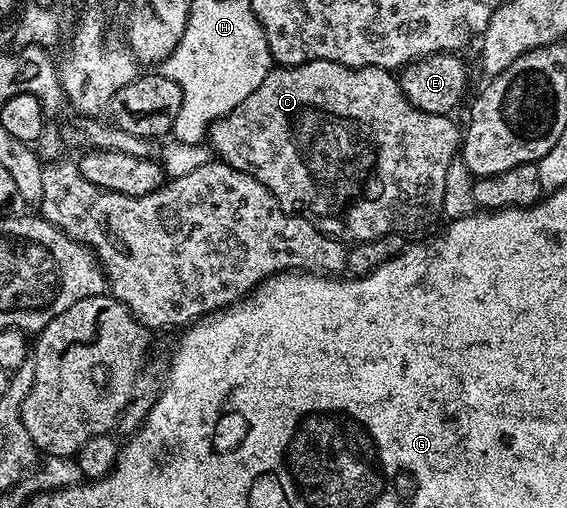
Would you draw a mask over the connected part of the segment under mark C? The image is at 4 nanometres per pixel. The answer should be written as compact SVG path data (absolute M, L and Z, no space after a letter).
M311 60L305 64L273 67L252 94L247 95L238 106L234 106L229 113L213 122L207 131L206 140L213 153L223 163L262 182L262 186L266 186L266 190L274 194L274 198L287 212L307 216L325 236L330 236L333 240L359 242L380 238L391 232L409 234L408 232L414 231L415 228L422 227L427 220L441 215L446 173L452 160L458 156L458 149L462 144L461 129L456 129L452 119L451 115L426 114L415 108L406 98L406 94L402 94L399 79L387 68L351 68L333 60Z

